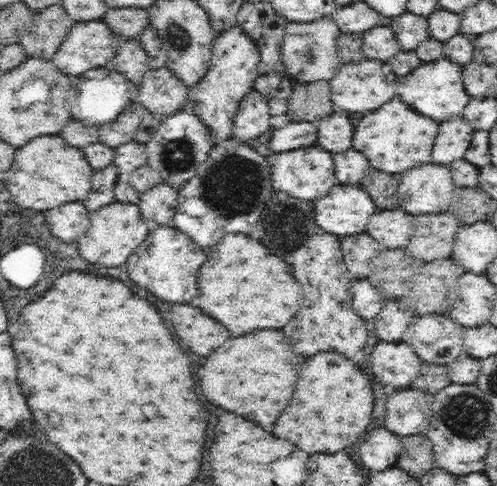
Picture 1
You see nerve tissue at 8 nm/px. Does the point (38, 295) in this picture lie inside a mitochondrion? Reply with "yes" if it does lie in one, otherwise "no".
no

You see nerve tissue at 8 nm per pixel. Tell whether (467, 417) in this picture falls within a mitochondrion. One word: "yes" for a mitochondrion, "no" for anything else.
yes

